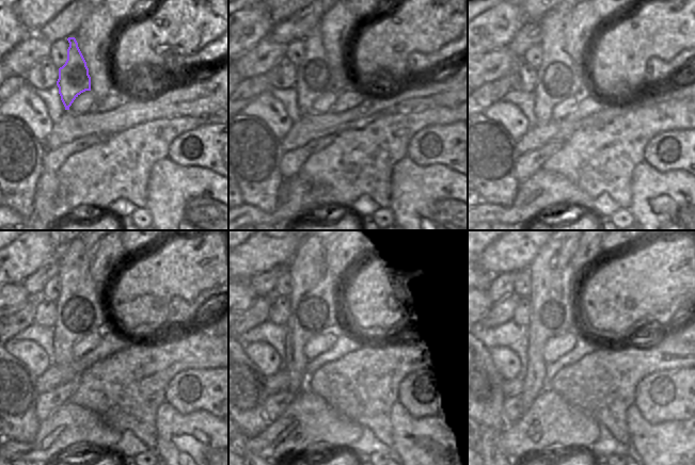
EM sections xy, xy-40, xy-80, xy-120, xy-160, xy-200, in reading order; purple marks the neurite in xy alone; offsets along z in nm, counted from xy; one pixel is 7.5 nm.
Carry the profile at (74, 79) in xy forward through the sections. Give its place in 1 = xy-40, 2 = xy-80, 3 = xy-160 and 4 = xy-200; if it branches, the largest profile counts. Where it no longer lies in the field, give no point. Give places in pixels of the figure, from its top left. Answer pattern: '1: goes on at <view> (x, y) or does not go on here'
1: goes on at xy-40 (314, 77)
2: goes on at xy-80 (558, 77)
3: goes on at xy-160 (315, 306)
4: goes on at xy-200 (553, 309)

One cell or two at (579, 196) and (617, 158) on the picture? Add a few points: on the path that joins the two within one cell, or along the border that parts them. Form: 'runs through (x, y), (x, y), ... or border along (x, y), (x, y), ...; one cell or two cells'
border along (564, 176), (594, 199); two cells

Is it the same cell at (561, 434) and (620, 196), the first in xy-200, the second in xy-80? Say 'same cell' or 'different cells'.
different cells

